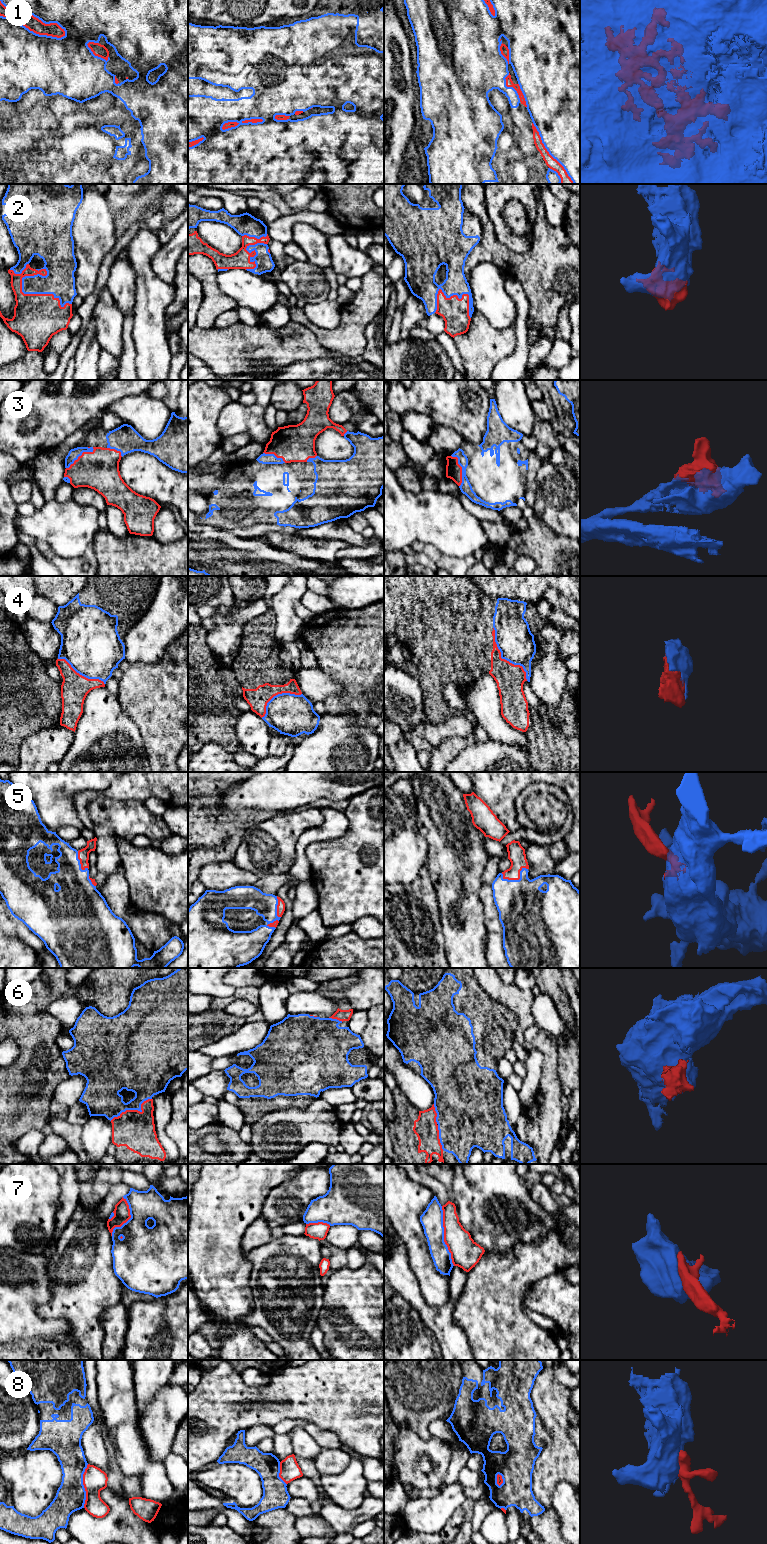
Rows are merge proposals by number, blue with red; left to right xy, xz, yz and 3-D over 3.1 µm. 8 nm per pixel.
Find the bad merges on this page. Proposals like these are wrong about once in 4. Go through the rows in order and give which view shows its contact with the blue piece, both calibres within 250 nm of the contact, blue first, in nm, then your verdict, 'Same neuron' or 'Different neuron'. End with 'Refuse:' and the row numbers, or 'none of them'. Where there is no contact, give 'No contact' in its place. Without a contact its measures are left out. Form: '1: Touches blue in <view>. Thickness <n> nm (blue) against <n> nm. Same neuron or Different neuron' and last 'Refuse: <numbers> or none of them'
1: Touches blue in xy. Thickness 280 nm (blue) against 110 nm. Same neuron
2: Touches blue in xy. Thickness 240 nm (blue) against 380 nm. Same neuron
3: Touches blue in xy. Thickness 90 nm (blue) against 320 nm. Same neuron
4: Touches blue in yz. Thickness 300 nm (blue) against 220 nm. Same neuron
5: Touches blue in yz. Thickness 420 nm (blue) against 140 nm. Same neuron
6: Touches blue in xy. Thickness 280 nm (blue) against 300 nm. Same neuron
7: Touches blue in yz. Thickness 180 nm (blue) against 240 nm. Different neuron
8: Touches blue in xy. Thickness 240 nm (blue) against 190 nm. Different neuron
Refuse: 7, 8

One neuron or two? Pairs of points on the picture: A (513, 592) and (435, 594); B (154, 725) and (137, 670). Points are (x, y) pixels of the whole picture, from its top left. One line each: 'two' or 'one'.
A: two
B: one

